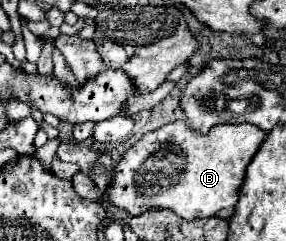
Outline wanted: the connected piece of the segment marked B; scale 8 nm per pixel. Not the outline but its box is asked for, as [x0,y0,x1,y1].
[107,121,265,221]

